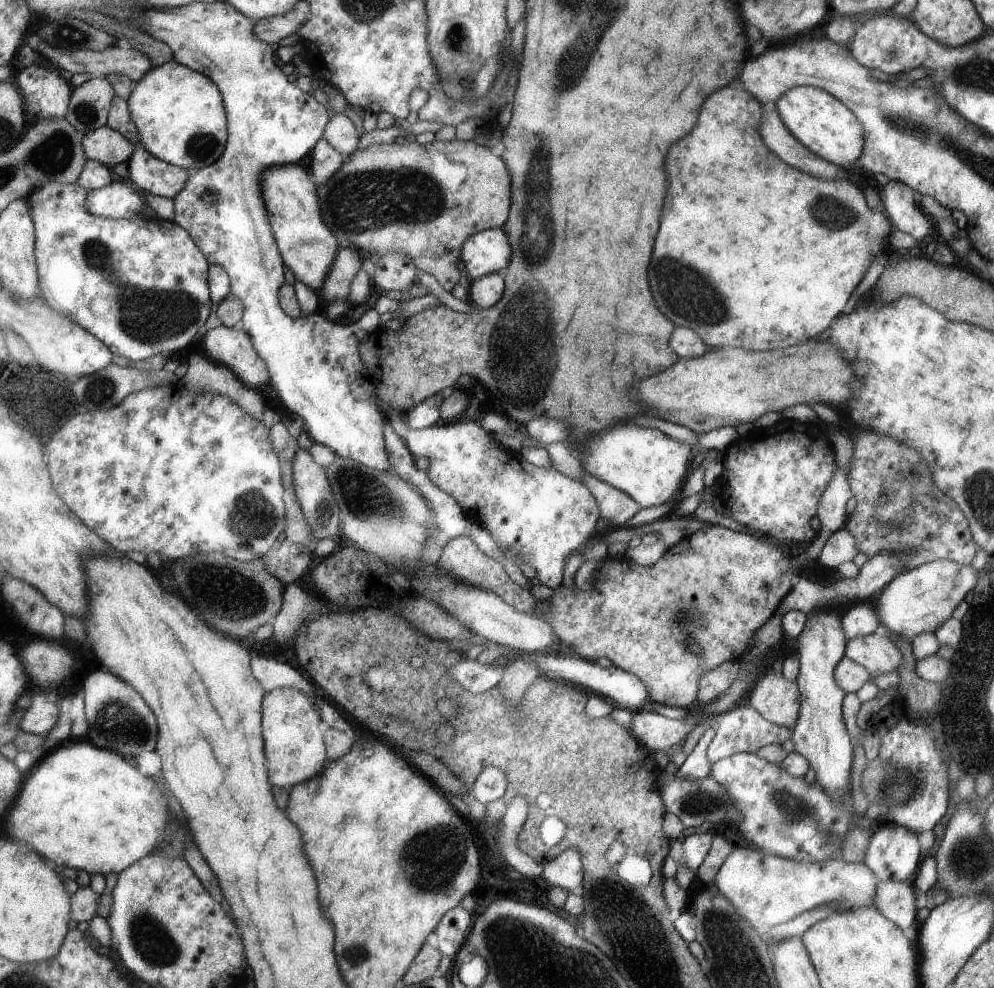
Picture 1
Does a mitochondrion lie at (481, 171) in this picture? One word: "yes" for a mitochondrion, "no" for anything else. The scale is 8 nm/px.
no

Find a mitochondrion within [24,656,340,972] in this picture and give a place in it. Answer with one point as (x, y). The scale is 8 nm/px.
(153, 943)

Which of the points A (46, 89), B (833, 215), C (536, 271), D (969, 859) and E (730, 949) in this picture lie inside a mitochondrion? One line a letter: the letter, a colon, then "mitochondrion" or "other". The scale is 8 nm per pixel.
A: other
B: mitochondrion
C: mitochondrion
D: mitochondrion
E: mitochondrion

